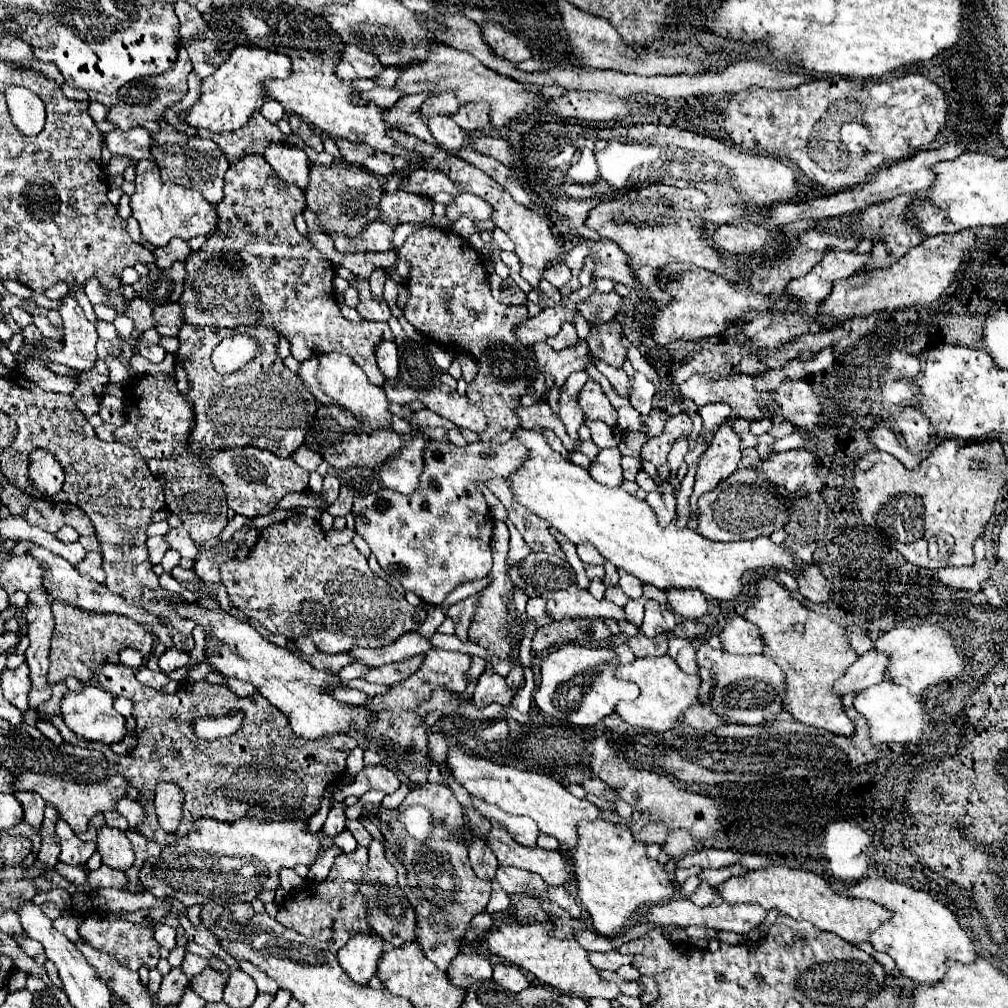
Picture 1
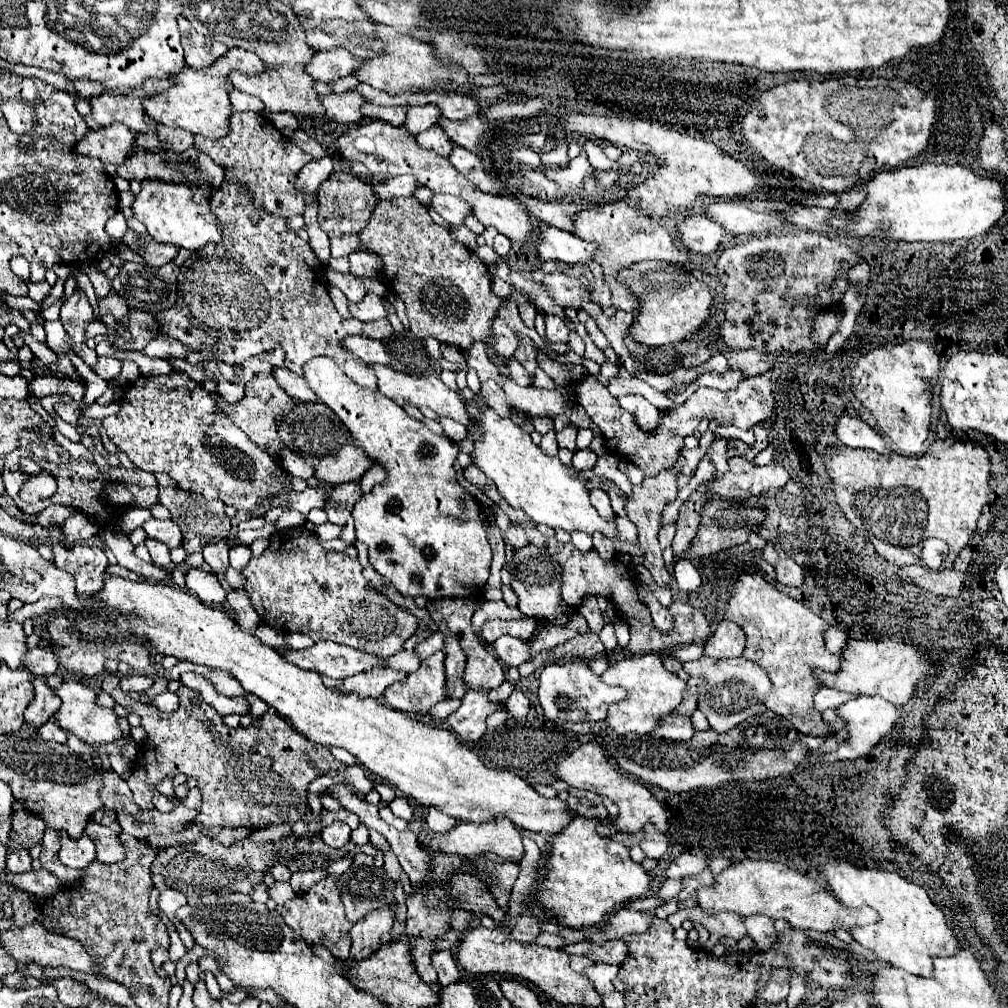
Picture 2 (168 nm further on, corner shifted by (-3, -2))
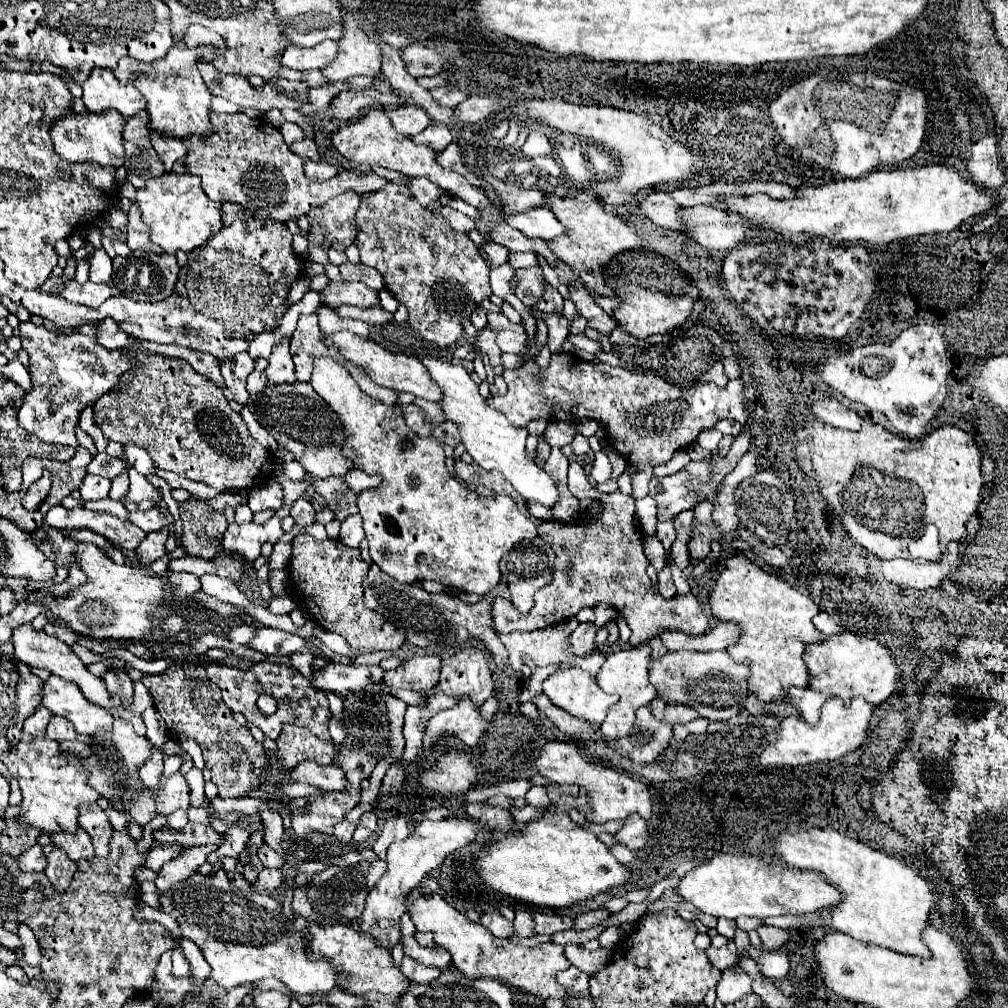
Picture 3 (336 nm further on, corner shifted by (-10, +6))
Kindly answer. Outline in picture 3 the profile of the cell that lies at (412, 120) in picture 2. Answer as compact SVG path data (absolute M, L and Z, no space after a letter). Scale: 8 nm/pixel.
M404 105L404 107L392 109L392 111L388 111L388 117L390 117L394 129L404 137L412 137L432 123L428 113L424 109L420 109L418 105Z

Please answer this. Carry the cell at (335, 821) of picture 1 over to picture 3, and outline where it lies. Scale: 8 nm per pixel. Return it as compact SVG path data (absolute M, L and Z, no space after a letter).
M342 821L342 823L338 823L336 829L334 829L334 837L336 837L340 843L350 843L350 841L352 841L352 833L354 833L354 827L356 827L356 825L352 825L352 823L348 823L348 821Z

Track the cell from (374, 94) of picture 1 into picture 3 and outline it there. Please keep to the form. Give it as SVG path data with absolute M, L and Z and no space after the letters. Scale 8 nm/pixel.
M200 61L198 65L198 71L204 79L204 83L208 85L210 93L216 95L216 97L222 97L222 99L228 99L240 107L250 107L250 109L258 109L262 113L268 113L272 109L300 109L306 101L308 101L308 89L302 81L288 81L288 79L270 79L266 81L262 87L252 87L246 77L240 77L240 75L228 75L228 73L220 73L216 71L210 63L204 63Z

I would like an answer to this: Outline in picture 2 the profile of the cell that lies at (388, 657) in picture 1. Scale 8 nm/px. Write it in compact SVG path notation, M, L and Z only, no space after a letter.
M319 641L301 651L281 651L281 655L301 669L317 669L317 673L333 679L345 679L361 671L385 667L385 659L333 641Z

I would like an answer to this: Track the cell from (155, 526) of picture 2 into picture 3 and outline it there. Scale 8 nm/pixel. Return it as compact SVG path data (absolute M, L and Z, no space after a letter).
M160 507L160 509L150 509L150 511L130 511L130 521L140 527L144 533L150 533L150 531L156 531L156 529L162 529L162 527L168 527L174 523L174 517L168 513L168 509Z

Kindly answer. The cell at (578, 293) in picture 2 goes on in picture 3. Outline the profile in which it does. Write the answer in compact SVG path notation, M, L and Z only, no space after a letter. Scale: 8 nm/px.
M528 267L528 269L518 269L516 271L516 277L518 277L518 283L516 283L516 297L528 305L528 307L534 307L538 297L542 295L542 289L544 289L544 275L542 275L542 269L540 267Z

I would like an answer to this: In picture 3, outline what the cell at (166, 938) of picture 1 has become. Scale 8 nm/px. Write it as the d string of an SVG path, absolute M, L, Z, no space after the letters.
M166 951L162 953L158 965L156 965L156 973L154 973L154 981L150 987L150 993L148 997L158 1001L158 1003L166 1003L170 1007L178 1005L184 997L184 993L188 991L188 985L190 981L188 979L176 979L172 975L172 961L170 961L170 955L172 951Z

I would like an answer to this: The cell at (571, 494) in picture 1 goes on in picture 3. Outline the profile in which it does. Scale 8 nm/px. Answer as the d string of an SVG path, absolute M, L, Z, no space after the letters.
M422 359L422 365L428 369L430 379L442 389L442 401L438 403L444 411L444 421L454 423L460 429L460 439L468 451L468 455L478 463L482 469L500 471L510 485L524 497L542 503L544 507L554 507L558 501L558 489L550 475L526 457L526 429L516 429L510 421L496 409L486 405L486 399L480 397L478 385L466 373L460 363L448 363L442 359Z

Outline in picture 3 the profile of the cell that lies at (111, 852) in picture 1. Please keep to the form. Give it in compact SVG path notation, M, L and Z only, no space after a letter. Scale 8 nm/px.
M82 803L78 807L78 825L90 835L94 845L94 855L104 857L110 849L110 837L114 833L104 809L98 803Z

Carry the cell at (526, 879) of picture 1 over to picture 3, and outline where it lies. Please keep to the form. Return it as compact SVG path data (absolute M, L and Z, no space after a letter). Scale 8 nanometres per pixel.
M498 910L484 913L480 917L480 925L484 925L494 937L500 937L500 939L506 939L514 933L512 923L505 919Z

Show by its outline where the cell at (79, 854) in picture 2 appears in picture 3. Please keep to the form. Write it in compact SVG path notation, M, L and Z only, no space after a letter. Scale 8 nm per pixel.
M78 829L76 833L68 833L68 831L60 831L60 833L54 833L50 835L52 843L62 849L68 859L72 861L80 861L80 859L92 859L94 857L94 849L92 849L92 843L90 843L90 837Z

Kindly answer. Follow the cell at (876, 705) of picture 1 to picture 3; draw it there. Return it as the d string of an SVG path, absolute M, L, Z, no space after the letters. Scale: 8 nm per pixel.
M832 697L824 703L822 713L820 713L820 721L816 725L808 725L804 721L802 715L790 715L780 719L778 727L776 727L776 741L766 745L762 749L762 753L756 757L756 765L758 763L774 763L774 767L798 767L798 765L810 765L810 763L818 763L818 761L830 761L830 759L840 759L846 753L858 749L864 739L866 739L866 729L868 729L868 721L870 715L874 713L874 705L868 705L866 701L860 701L860 697L852 699L848 705L844 705L844 701Z

